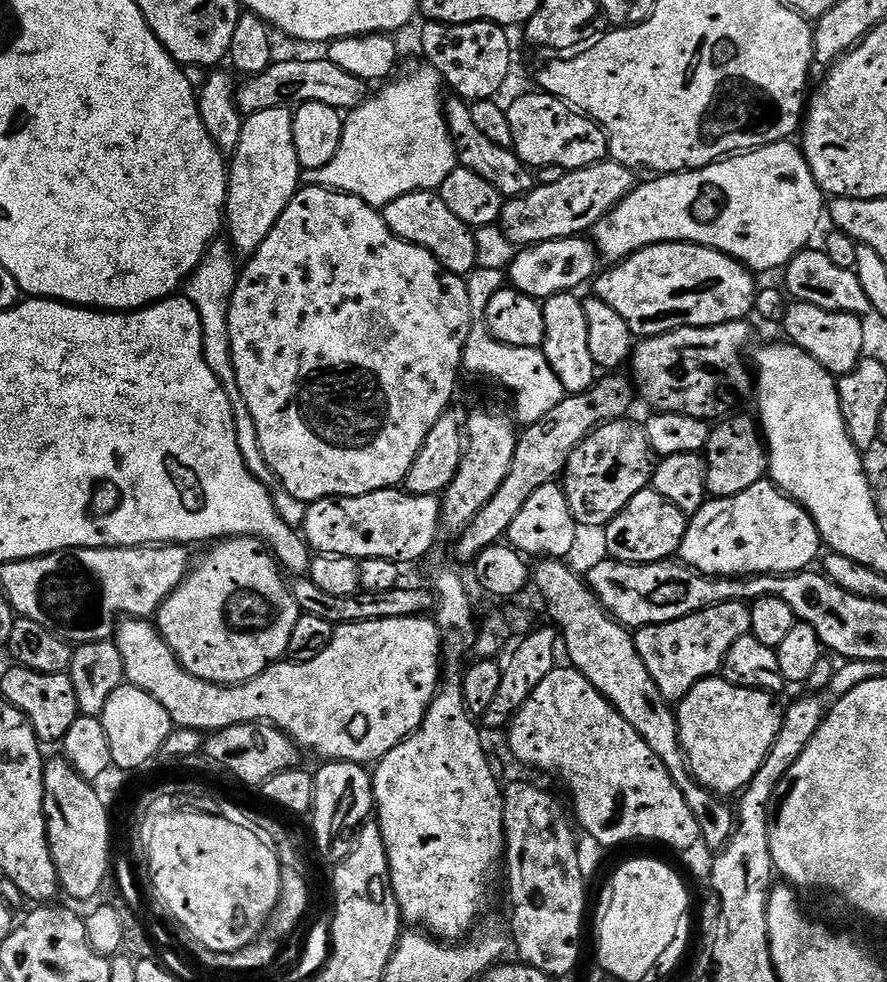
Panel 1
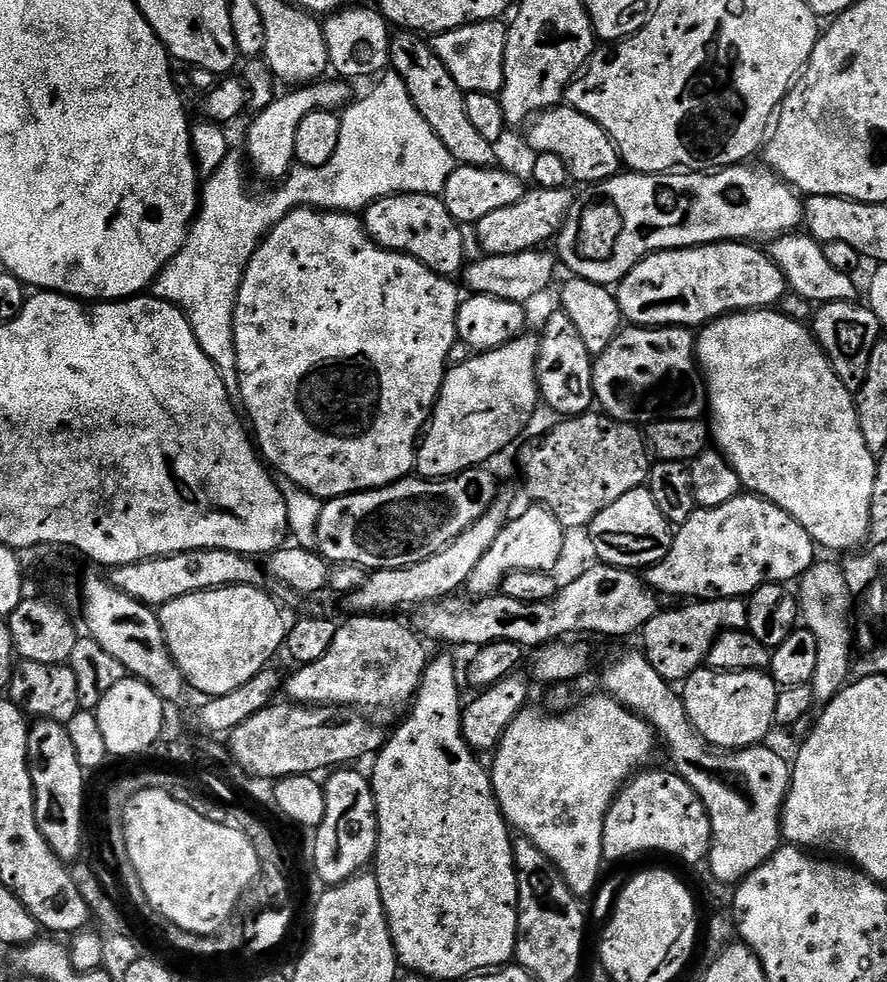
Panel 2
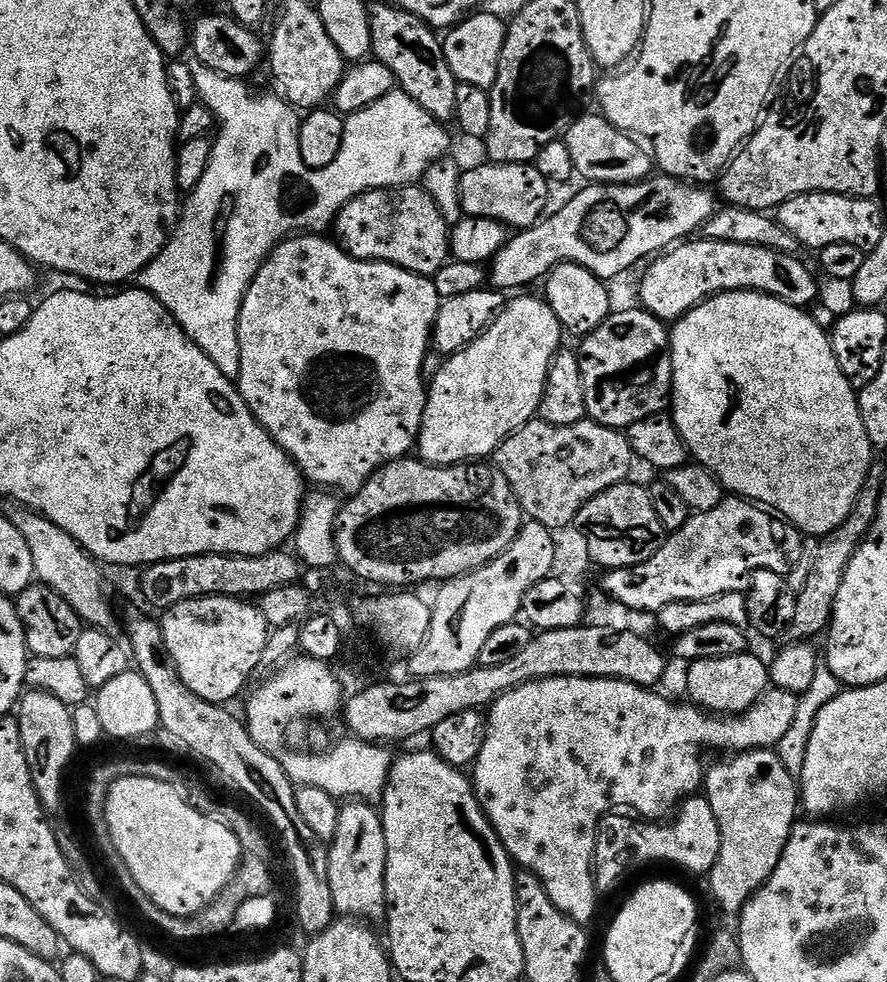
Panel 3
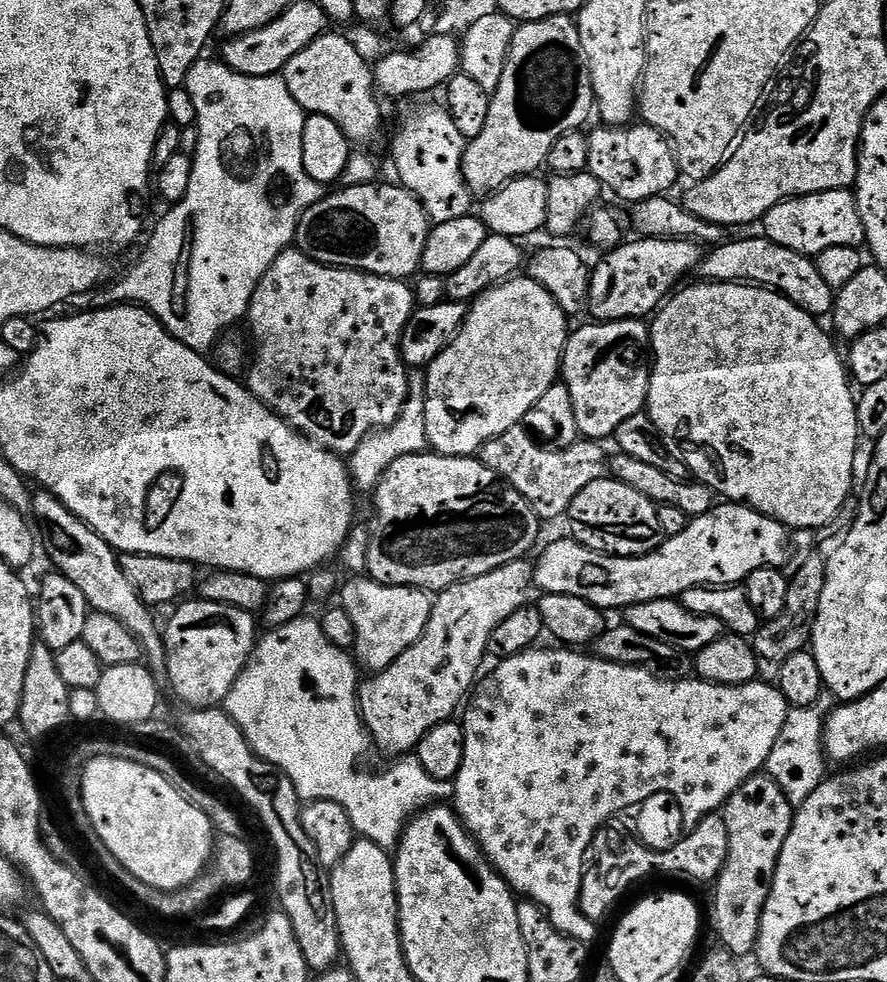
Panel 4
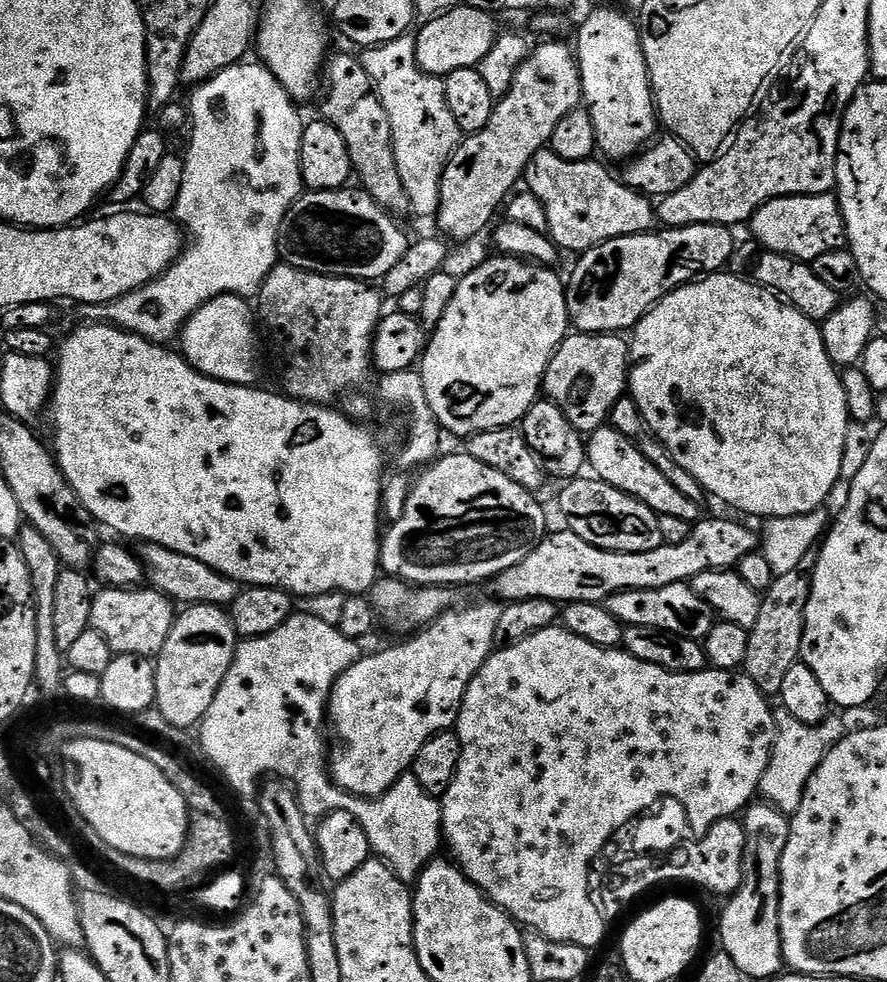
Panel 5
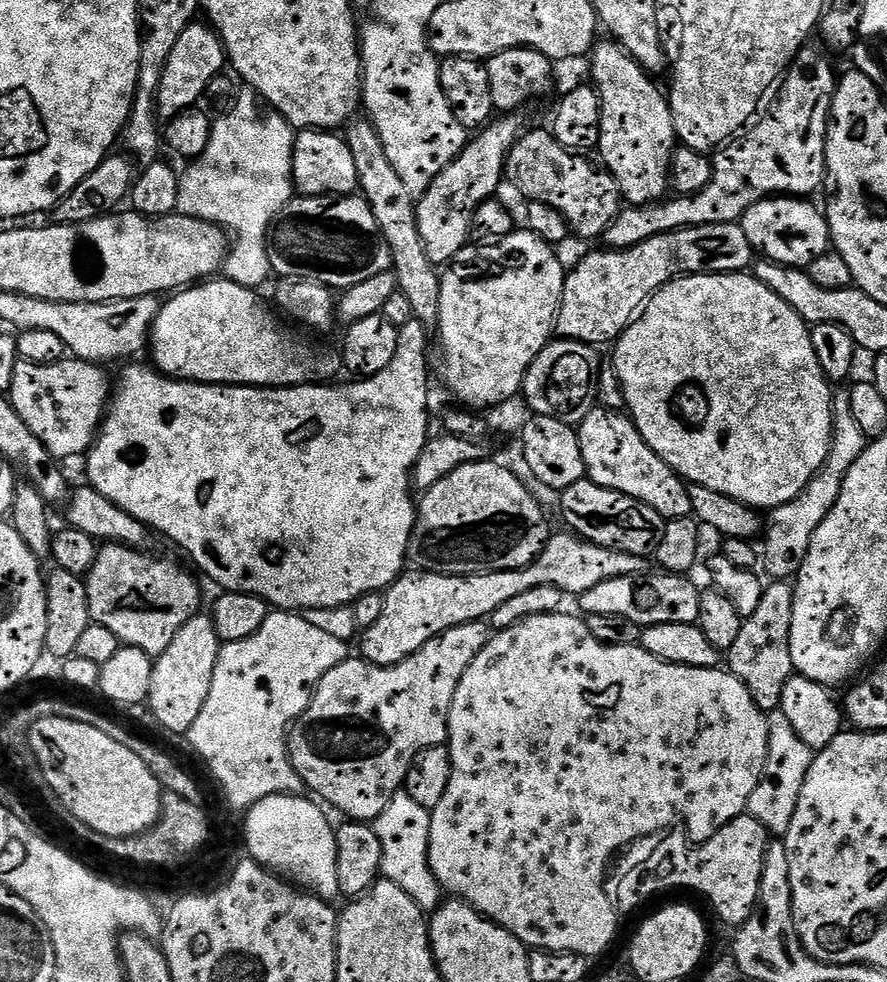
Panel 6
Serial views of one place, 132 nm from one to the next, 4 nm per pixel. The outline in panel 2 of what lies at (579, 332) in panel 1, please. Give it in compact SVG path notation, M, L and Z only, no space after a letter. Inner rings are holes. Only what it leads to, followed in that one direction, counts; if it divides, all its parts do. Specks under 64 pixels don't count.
M564 311L556 313L544 324L544 336L539 337L540 353L536 363L536 385L540 387L540 399L543 407L557 412L557 417L583 416L593 411L596 395L594 394L593 356L586 350L586 342L578 338L574 322Z

